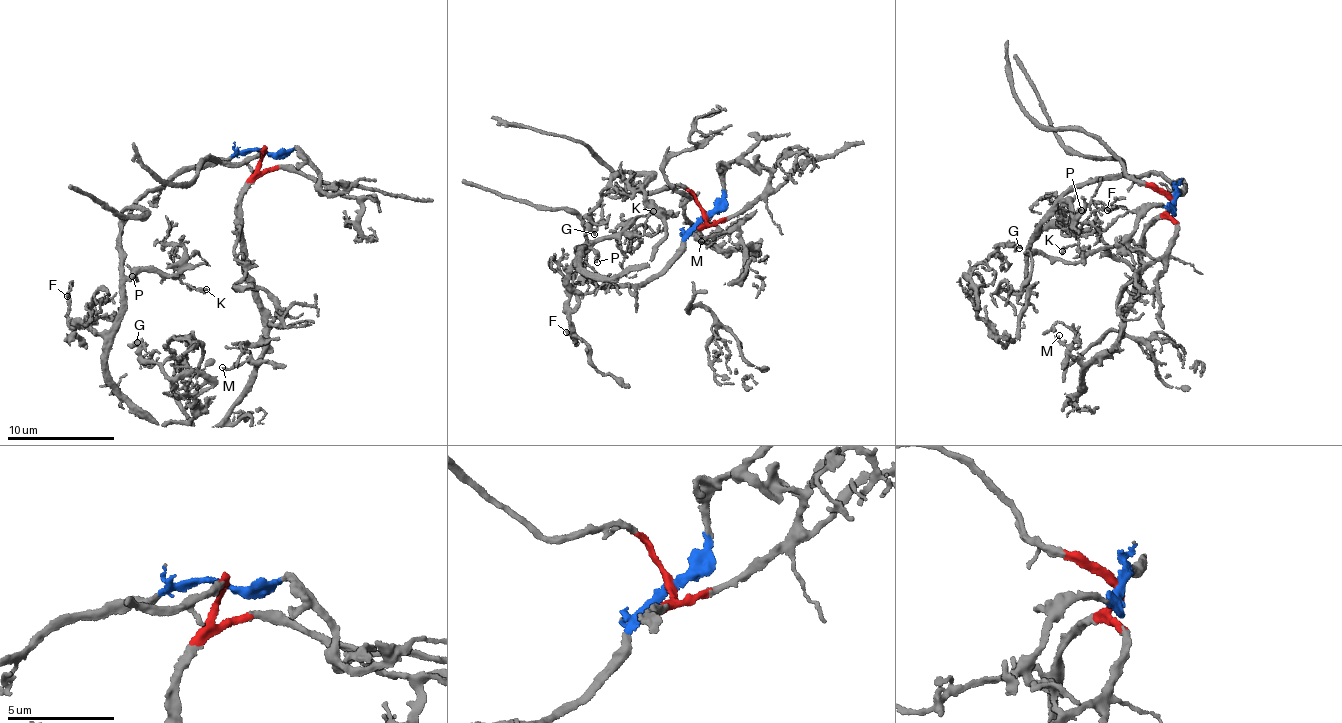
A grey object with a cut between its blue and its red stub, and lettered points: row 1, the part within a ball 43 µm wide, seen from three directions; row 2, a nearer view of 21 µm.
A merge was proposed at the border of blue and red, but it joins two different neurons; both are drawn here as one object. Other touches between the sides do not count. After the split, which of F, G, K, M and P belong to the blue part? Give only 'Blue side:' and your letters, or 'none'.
Blue side: F, G, K, P

